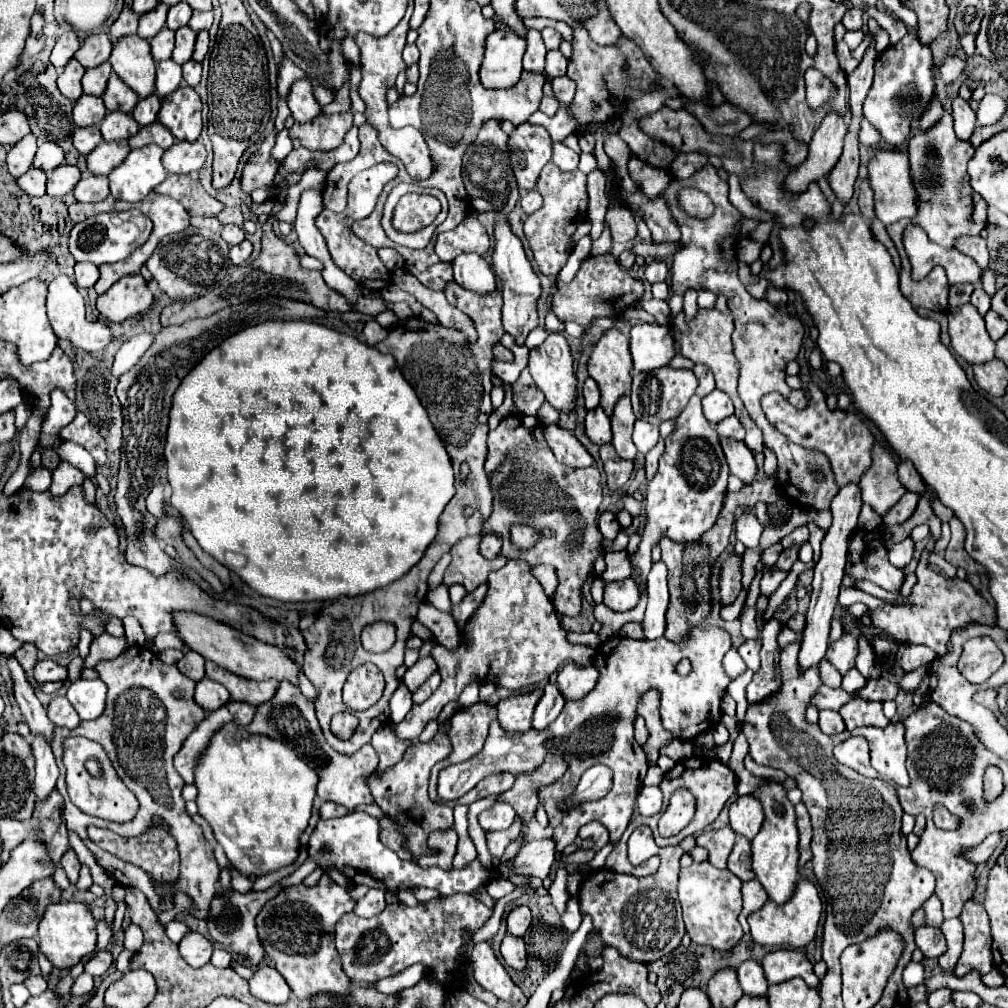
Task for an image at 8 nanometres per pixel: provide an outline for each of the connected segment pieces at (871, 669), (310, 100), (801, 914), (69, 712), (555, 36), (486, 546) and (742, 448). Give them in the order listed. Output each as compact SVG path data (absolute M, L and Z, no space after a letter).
M859 638L859 653L855 660L856 668L866 679L878 679L881 676L882 664L876 661L876 655L867 638Z
M295 81L289 89L289 95L287 95L287 103L289 103L289 109L295 117L295 121L313 121L317 115L321 115L321 107L317 105L313 93L311 93L311 83L309 81Z
M799 881L797 889L795 889L795 897L791 897L791 901L787 901L787 905L779 907L779 905L771 905L771 901L767 901L759 911L749 915L747 921L751 925L752 940L759 945L787 945L793 949L803 949L807 943L811 943L815 939L821 911L823 911L823 905L821 905L815 885L811 881Z
M55 695L51 699L47 707L47 715L57 727L67 727L67 729L75 729L81 721L75 709L71 709L71 703L65 701L65 695Z
M545 27L545 29L541 31L541 35L543 35L543 41L545 41L545 47L547 47L547 49L559 49L559 45L561 45L561 41L563 41L561 33L557 33L557 31L551 29L551 27Z
M487 533L482 535L480 543L480 553L487 559L493 559L501 553L502 546L501 535L495 535L495 533Z
M721 437L721 445L731 473L737 475L745 485L749 485L757 473L757 463L749 447L743 441L735 441L729 437Z

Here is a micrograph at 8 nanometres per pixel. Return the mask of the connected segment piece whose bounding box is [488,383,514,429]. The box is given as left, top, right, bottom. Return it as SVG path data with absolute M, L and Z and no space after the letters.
M503 383L502 388L505 392L505 398L501 406L494 409L492 414L489 416L489 429L495 429L499 425L500 421L509 415L511 408L514 406L511 385L508 383Z

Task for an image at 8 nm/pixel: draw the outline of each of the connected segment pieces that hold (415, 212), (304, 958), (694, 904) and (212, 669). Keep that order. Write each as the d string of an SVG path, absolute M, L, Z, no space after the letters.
M407 193L399 199L393 211L393 227L401 233L419 231L435 221L441 211L441 203L433 195Z
M323 875L319 885L307 887L307 885L295 885L289 889L283 889L275 899L271 899L261 913L257 915L257 931L259 939L263 941L263 947L267 951L267 957L273 959L275 969L285 977L291 991L299 999L311 999L321 993L333 993L333 997L347 997L351 993L349 985L351 979L341 969L341 957L333 945L333 929L335 923L341 919L341 915L353 911L355 901L349 897L347 889L337 885L329 879L329 875Z
M709 861L693 863L679 873L679 901L683 907L685 929L693 943L729 951L743 937L737 921L741 913L741 881L727 869L717 869Z
M211 661L205 663L205 671L209 679L221 683L231 693L231 701L243 701L249 705L261 705L269 701L279 685L275 679L251 681L245 677L235 677L233 673L227 673L227 669L219 669L219 665Z

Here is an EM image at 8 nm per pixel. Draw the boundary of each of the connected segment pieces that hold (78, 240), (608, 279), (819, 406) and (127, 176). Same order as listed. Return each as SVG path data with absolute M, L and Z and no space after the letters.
M139 209L129 211L113 211L113 213L99 213L89 217L81 223L75 223L69 235L69 251L75 261L91 261L95 265L115 263L123 257L129 257L147 237L151 235L151 219L147 219Z
M611 253L595 255L595 257L587 257L583 261L581 269L577 271L577 275L571 283L559 285L559 291L553 297L553 313L561 321L575 321L575 323L583 325L587 331L591 327L593 319L597 319L597 317L609 317L609 319L621 317L621 313L627 311L629 307L633 307L641 299L643 293L645 293L645 283L631 277L619 265L617 257L613 257Z
M809 383L809 405L805 409L797 409L793 407L779 391L771 391L761 399L761 407L763 413L767 417L767 421L787 437L787 441L803 445L805 449L819 449L823 451L833 465L835 471L835 481L837 485L847 485L851 481L859 483L861 475L865 473L865 469L871 465L871 445L873 445L873 435L867 427L867 423L863 421L863 417L859 413L853 411L841 411L835 409L831 411L827 407L825 395L817 389L817 384Z
M147 145L143 149L131 151L123 165L113 169L109 175L111 195L127 203L141 201L167 177L161 157L163 149L159 149L159 145Z

